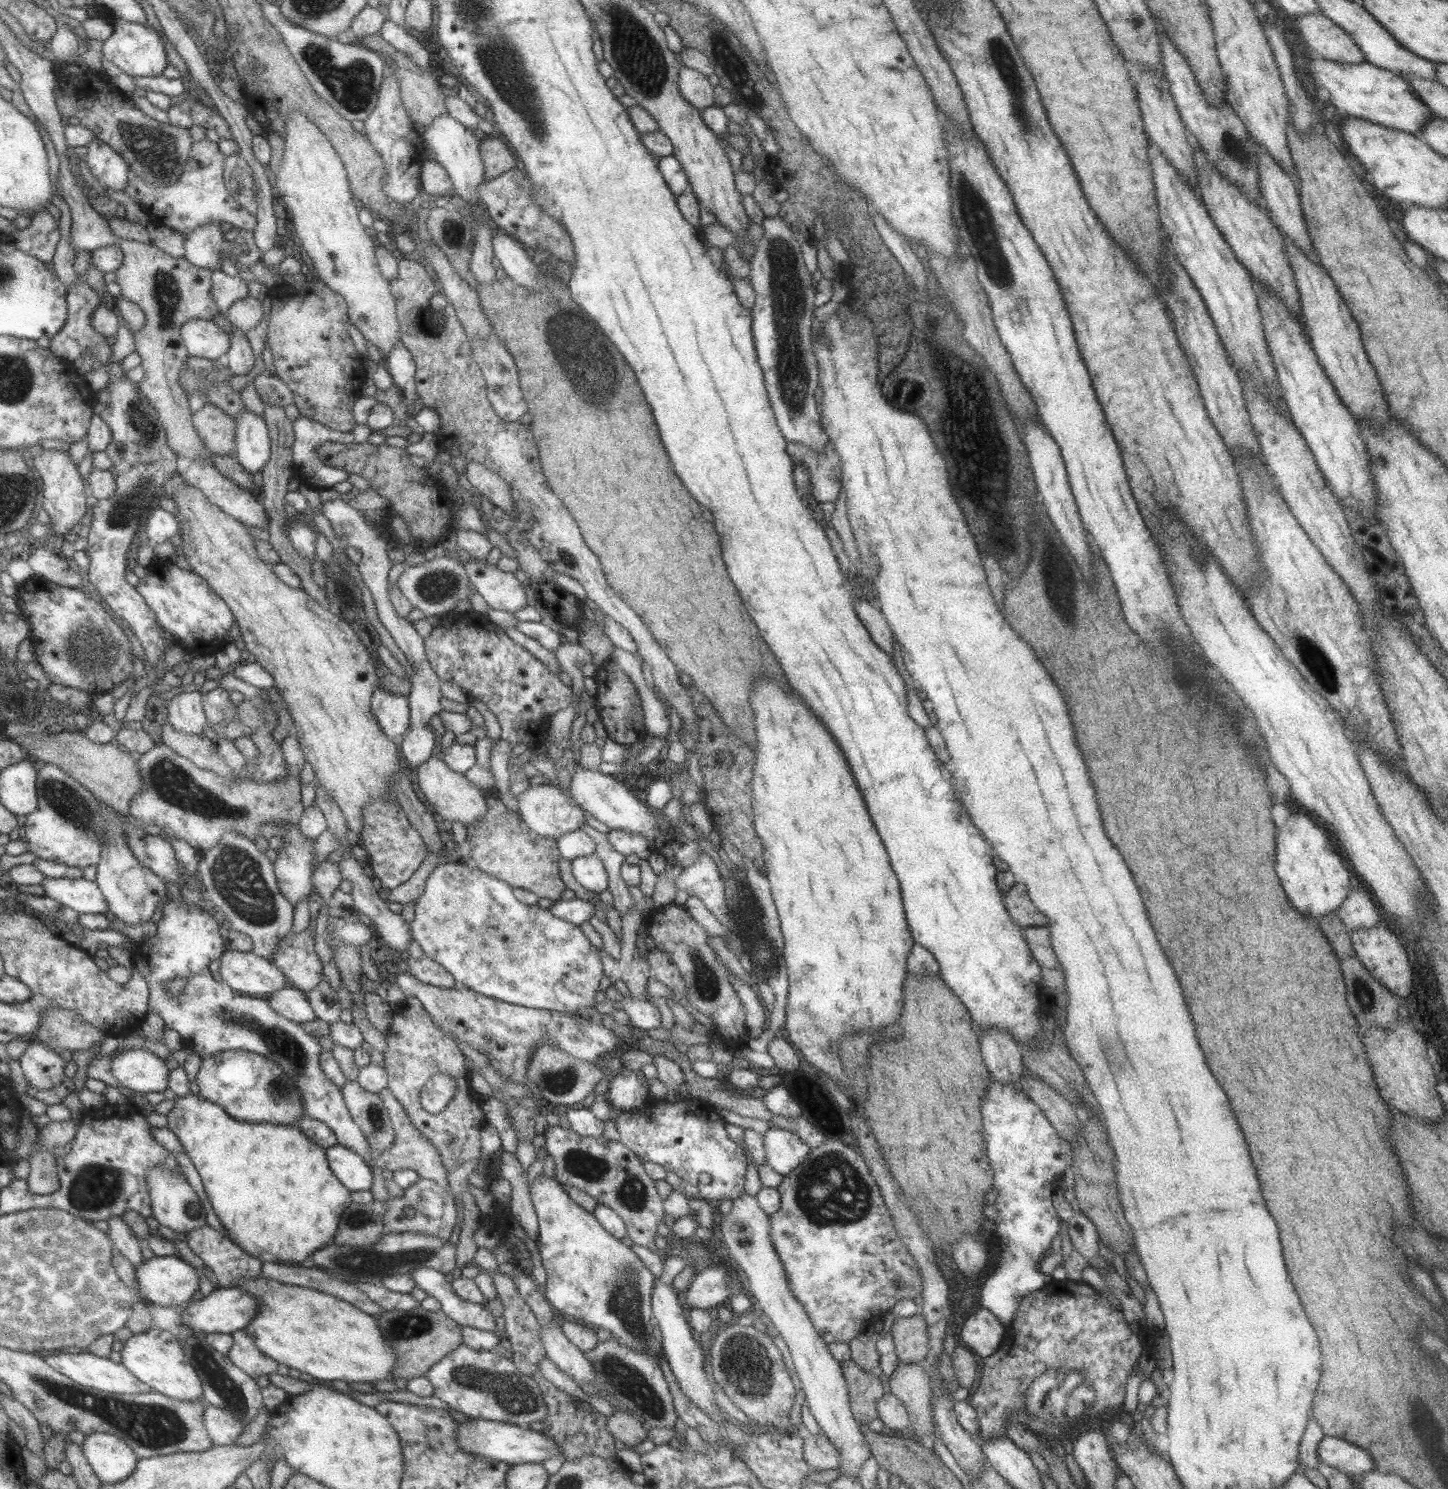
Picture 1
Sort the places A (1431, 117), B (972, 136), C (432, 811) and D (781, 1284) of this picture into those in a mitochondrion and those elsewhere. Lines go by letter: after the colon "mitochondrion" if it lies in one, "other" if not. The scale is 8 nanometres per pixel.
A: other
B: other
C: other
D: other

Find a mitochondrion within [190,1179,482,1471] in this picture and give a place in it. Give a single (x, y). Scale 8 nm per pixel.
(361, 1260)

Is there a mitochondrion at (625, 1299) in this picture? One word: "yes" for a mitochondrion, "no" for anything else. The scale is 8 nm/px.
yes

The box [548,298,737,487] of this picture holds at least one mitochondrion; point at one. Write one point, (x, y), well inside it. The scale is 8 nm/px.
(600, 376)

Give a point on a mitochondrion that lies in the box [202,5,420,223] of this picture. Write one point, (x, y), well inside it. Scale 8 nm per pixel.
(351, 82)

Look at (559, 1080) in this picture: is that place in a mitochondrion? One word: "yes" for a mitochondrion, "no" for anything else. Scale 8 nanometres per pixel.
yes

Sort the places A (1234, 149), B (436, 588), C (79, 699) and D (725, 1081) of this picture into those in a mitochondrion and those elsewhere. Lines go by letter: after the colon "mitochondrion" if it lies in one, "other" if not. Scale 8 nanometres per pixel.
A: mitochondrion
B: mitochondrion
C: mitochondrion
D: other

